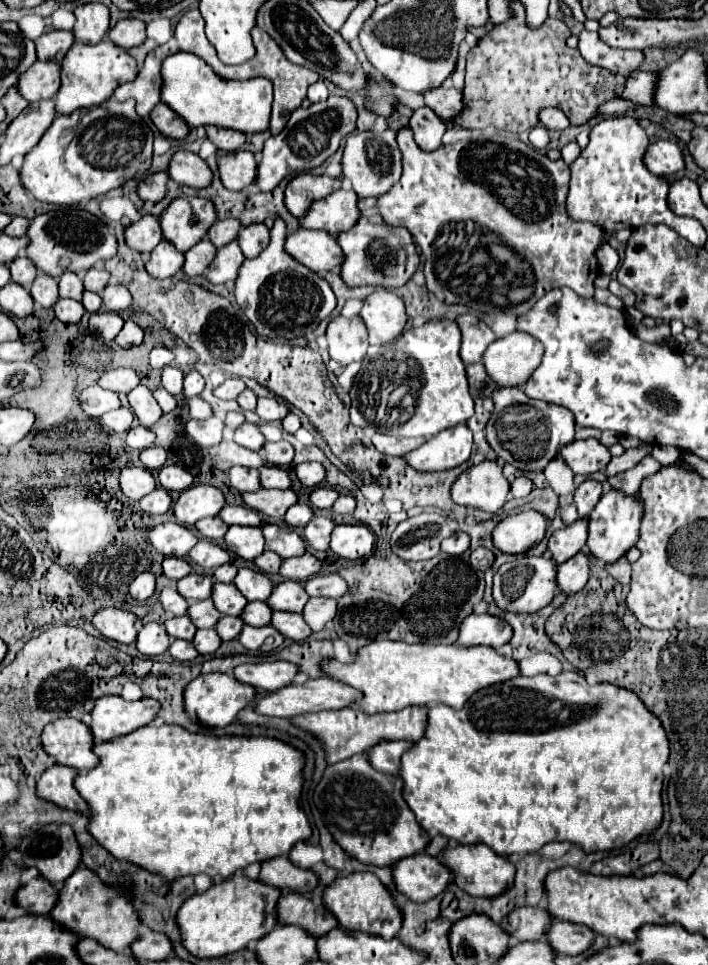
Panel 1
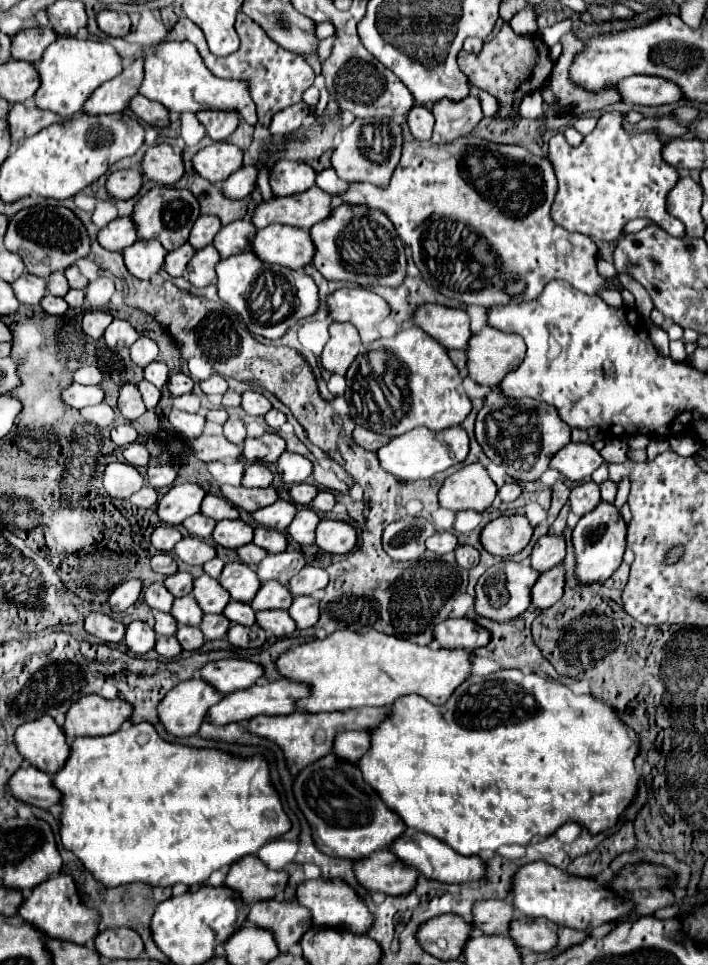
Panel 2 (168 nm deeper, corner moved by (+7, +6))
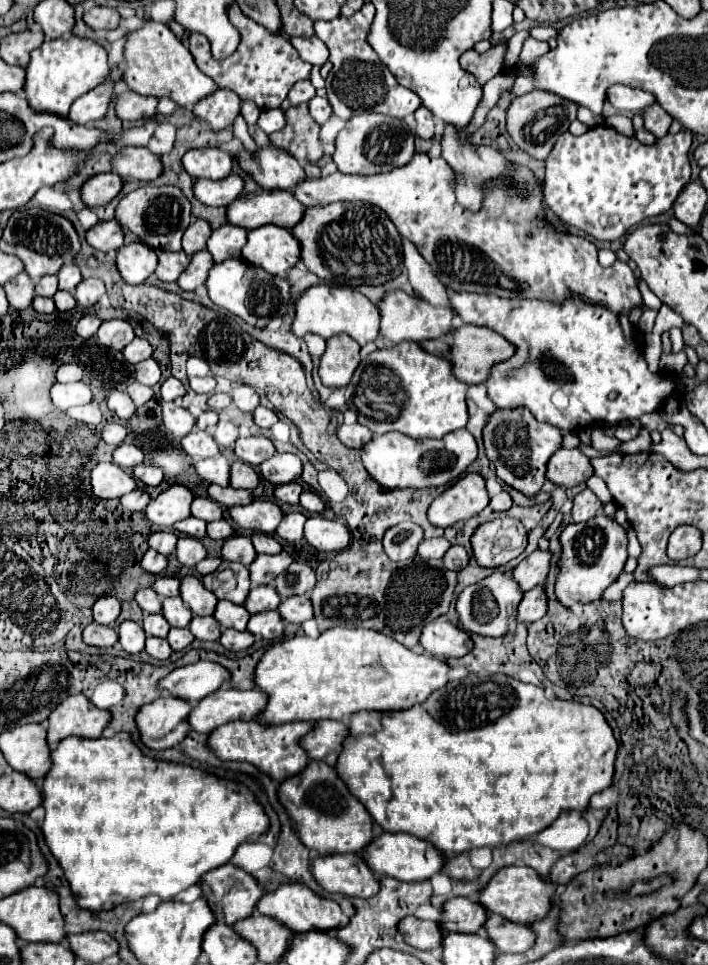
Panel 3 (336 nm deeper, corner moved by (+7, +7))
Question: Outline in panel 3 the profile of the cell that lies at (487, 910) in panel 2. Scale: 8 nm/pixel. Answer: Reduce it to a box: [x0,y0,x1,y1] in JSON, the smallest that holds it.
[440,897,488,933]

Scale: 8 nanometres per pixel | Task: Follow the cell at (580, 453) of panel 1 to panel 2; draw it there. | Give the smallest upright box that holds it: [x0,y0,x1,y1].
[550,444,602,482]

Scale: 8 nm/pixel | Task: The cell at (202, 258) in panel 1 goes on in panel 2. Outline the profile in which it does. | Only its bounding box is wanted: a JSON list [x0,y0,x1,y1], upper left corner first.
[164,244,196,278]

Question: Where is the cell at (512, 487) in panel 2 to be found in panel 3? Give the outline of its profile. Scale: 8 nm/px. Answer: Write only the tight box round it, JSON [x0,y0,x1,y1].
[490,491,512,513]

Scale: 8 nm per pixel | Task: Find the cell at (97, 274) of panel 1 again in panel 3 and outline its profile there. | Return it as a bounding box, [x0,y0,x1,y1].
[58,263,82,291]

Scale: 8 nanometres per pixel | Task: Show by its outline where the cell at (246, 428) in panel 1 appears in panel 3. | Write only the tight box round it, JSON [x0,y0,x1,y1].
[214,419,238,449]

